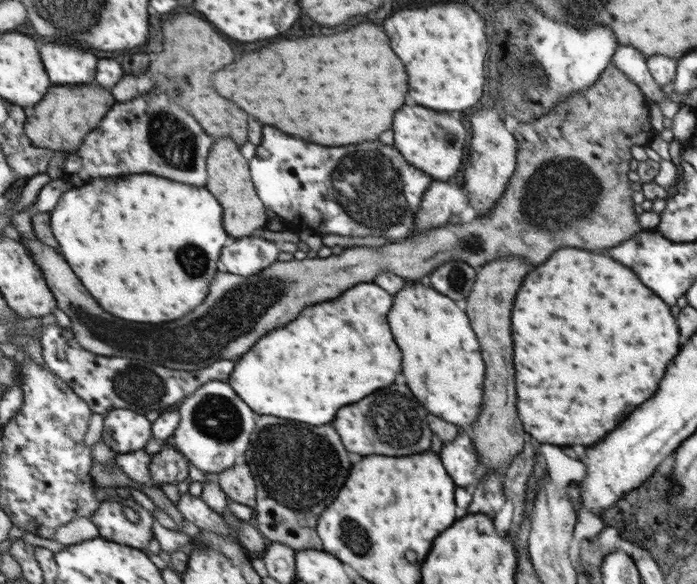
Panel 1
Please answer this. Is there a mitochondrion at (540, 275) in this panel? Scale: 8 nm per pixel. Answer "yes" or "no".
no

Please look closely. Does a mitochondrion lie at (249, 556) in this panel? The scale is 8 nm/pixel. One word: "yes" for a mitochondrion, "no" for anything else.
no

